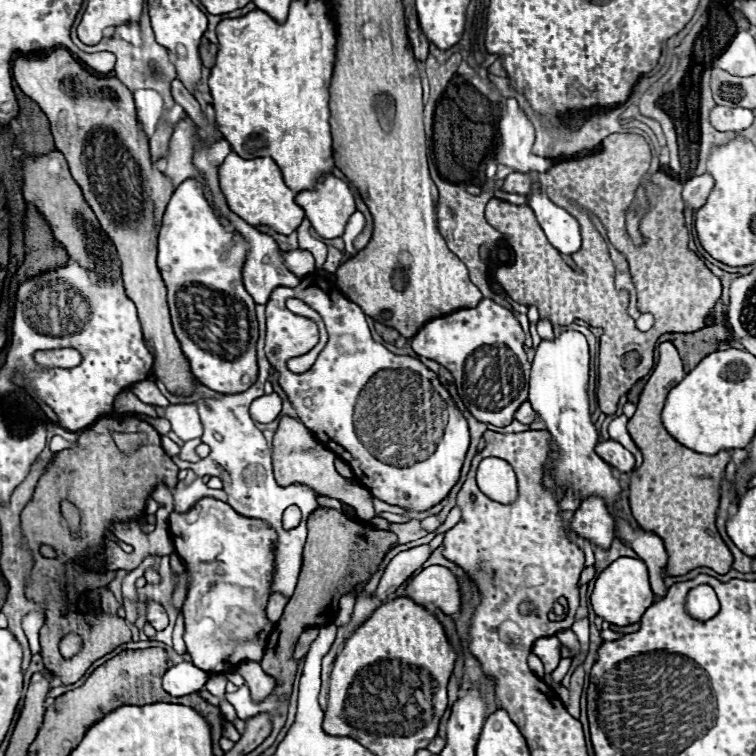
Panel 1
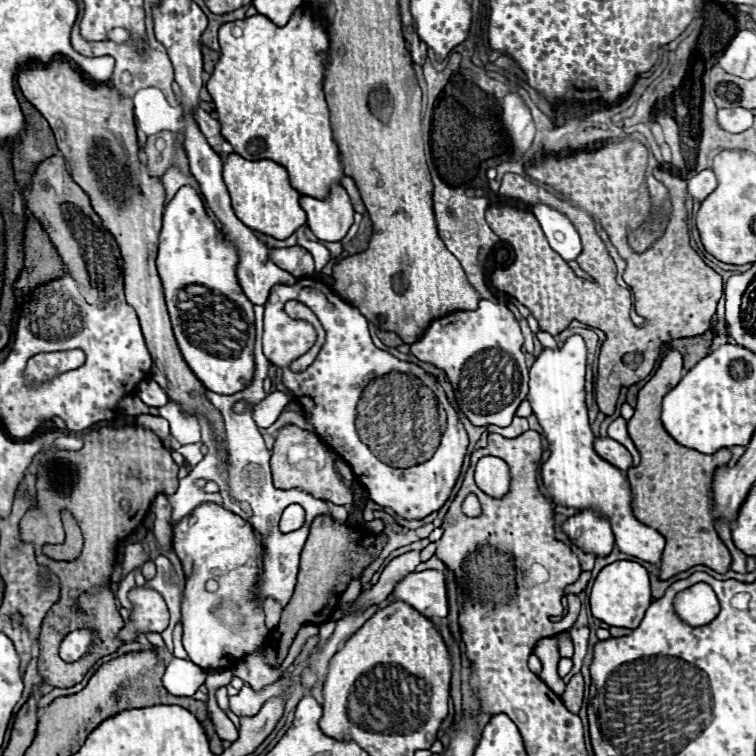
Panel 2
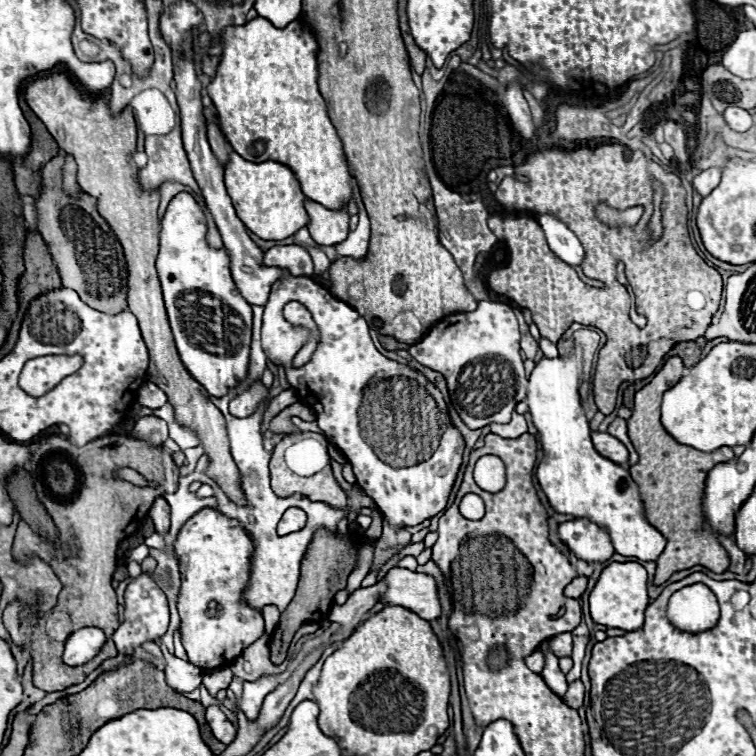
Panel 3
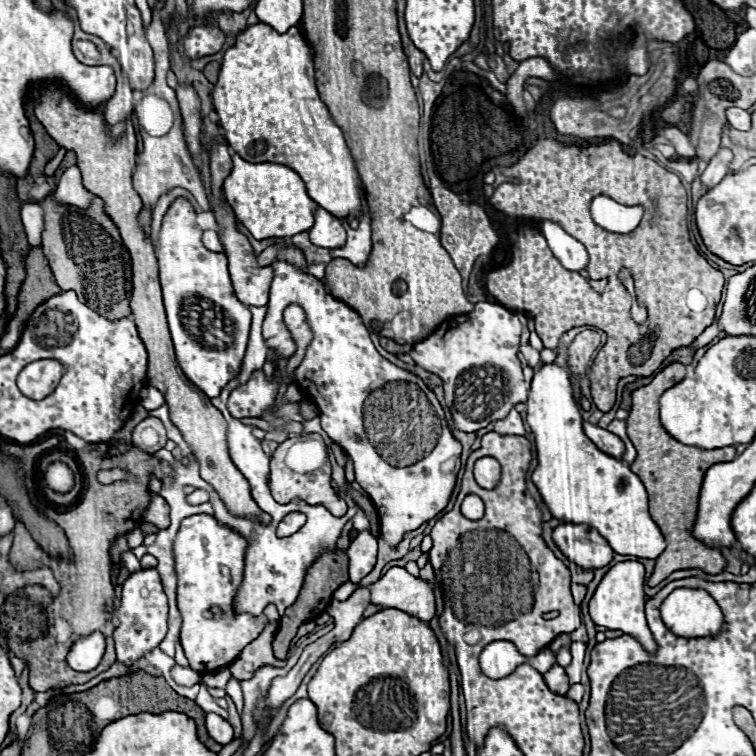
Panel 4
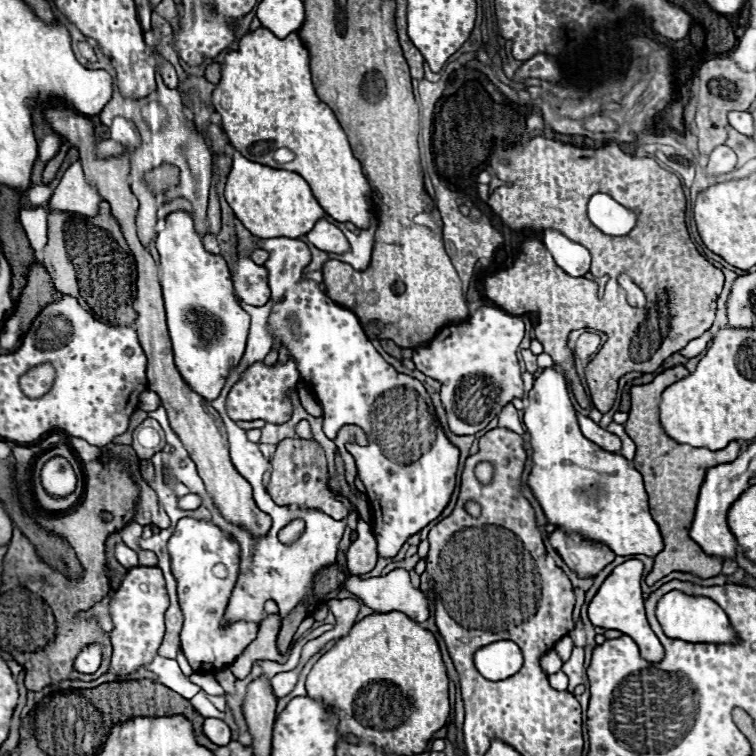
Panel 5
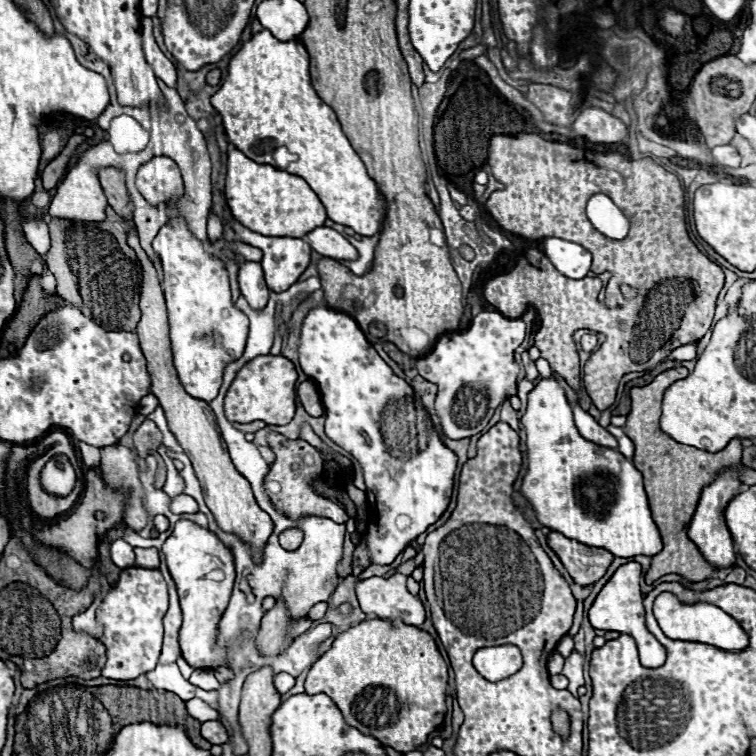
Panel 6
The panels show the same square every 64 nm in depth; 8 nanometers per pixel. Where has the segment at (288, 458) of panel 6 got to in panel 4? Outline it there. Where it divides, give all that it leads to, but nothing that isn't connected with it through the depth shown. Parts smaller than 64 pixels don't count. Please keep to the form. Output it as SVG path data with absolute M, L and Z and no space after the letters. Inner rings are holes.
M288 438L286 442L282 442L278 448L272 454L272 460L270 460L270 490L272 490L272 496L278 500L278 502L290 502L294 498L298 500L304 500L308 504L322 504L326 506L334 516L342 516L346 514L348 506L346 502L338 496L338 492L332 488L332 470L330 470L330 464L324 464L320 470L316 472L310 472L308 476L300 476L296 472L292 472L286 464L284 464L284 450L288 450L290 446L294 444L294 438Z

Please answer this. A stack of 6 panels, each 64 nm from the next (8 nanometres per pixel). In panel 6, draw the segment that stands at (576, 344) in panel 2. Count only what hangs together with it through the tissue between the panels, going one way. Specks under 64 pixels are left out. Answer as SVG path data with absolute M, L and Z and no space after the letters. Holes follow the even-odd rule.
M554 376L542 378L528 394L528 406L522 416L522 426L526 430L528 472L522 480L520 492L528 498L544 526L562 532L564 536L574 538L582 544L610 550L614 556L620 558L654 556L662 550L662 538L650 516L642 474L618 450L602 448L580 436L574 426L572 408L566 400L566 392Z

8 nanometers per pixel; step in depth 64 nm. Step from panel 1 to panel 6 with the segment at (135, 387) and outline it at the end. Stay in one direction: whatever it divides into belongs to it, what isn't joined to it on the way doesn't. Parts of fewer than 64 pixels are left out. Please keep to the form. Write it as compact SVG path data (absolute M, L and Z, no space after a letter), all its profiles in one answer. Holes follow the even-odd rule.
M148 394L148 396L144 396L142 400L140 400L140 406L138 406L138 412L140 414L144 414L144 416L148 416L150 412L154 412L154 408L158 406L158 398L154 396L154 394Z

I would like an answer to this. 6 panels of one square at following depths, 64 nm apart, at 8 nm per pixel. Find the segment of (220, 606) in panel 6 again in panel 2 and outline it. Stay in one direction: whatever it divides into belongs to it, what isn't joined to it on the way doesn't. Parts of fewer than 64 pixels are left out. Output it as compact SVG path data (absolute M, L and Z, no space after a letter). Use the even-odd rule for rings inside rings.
M214 502L200 504L192 514L174 524L174 540L172 540L172 548L174 548L176 556L182 560L182 568L186 574L186 588L184 588L184 600L182 600L182 626L184 626L184 640L182 642L184 642L188 658L196 666L200 666L204 670L230 668L240 658L254 654L260 646L263 646L269 630L265 623L257 623L256 619L249 618L248 615L243 616L239 614L239 611L222 611L222 624L220 624L218 618L210 614L210 610L214 608L214 604L222 596L230 596L232 600L244 604L246 608L248 608L248 602L262 606L262 600L260 602L254 600L254 596L258 592L258 582L262 578L262 558L264 558L262 534L256 532L250 522L242 520L234 512L230 512L224 506L214 504ZM210 580L218 582L216 592L206 590L206 584Z

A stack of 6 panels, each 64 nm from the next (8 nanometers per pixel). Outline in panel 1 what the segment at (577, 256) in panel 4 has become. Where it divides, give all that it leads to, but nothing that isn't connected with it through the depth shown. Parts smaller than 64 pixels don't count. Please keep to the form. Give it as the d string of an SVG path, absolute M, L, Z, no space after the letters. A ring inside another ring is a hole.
M534 182L532 192L528 194L528 204L556 250L562 254L574 254L580 248L580 224L574 216L554 204L538 182Z

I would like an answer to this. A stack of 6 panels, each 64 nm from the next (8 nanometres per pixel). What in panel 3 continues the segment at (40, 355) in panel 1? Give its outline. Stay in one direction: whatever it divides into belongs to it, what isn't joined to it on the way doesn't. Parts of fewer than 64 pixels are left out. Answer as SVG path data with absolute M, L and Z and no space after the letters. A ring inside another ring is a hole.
M74 354L74 356L38 356L26 362L24 370L20 376L32 376L36 380L36 376L42 376L44 382L60 382L64 376L74 374L80 366L82 366L82 356Z

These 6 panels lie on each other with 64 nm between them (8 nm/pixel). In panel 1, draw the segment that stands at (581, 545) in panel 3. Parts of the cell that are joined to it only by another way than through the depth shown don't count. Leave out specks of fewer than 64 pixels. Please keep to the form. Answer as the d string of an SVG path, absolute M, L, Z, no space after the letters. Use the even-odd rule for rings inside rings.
M590 496L582 500L580 508L574 512L574 520L570 528L582 538L602 548L608 548L614 538L614 518L608 512L606 502L598 496Z

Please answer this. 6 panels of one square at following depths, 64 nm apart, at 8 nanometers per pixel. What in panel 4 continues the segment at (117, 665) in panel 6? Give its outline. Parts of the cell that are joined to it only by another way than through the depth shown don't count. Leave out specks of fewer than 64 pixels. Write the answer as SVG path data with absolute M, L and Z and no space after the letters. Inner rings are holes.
M154 568L130 574L130 578L124 582L120 608L116 612L120 618L120 626L116 626L112 634L116 642L116 660L130 666L138 658L142 658L148 650L158 646L166 636L166 628L168 628L168 600L162 590L160 576Z

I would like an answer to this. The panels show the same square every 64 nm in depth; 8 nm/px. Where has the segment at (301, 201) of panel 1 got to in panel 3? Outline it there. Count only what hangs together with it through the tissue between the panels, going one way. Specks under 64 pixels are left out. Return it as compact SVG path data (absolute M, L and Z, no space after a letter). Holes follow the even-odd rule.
M306 200L304 206L310 216L308 230L310 236L316 240L316 244L334 246L346 240L350 230L350 214L346 206L338 210L330 210L314 200Z

